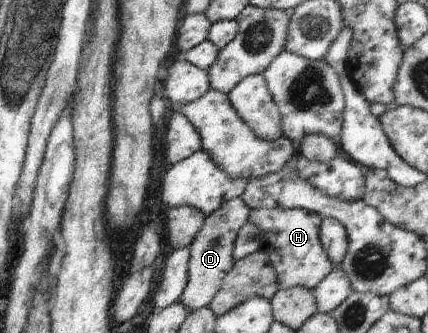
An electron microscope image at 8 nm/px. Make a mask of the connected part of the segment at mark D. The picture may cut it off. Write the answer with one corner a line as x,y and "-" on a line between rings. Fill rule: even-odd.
241,197
226,201
216,211
206,216
200,231
189,245
188,281
179,302
191,311
209,307
212,298
218,293
224,276
232,269
234,244
242,226
249,220
251,209

